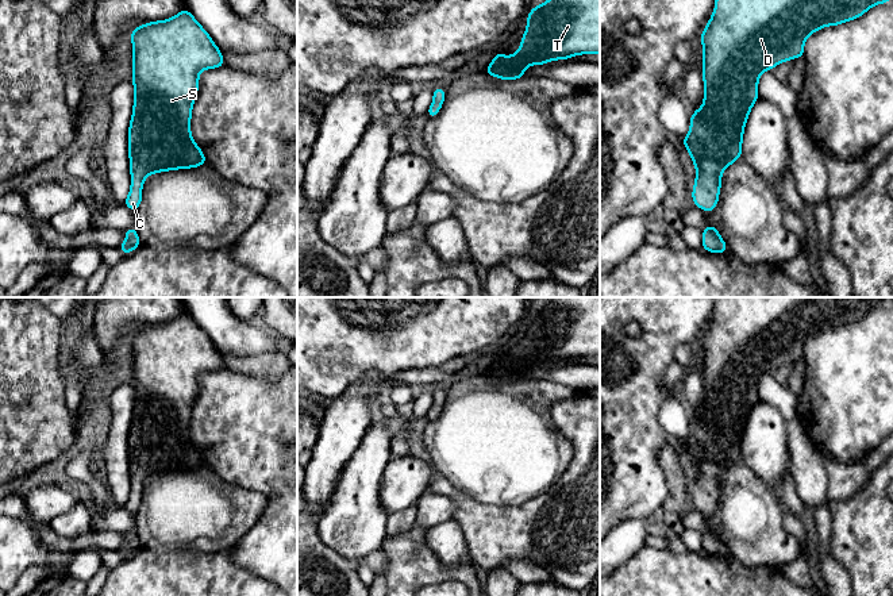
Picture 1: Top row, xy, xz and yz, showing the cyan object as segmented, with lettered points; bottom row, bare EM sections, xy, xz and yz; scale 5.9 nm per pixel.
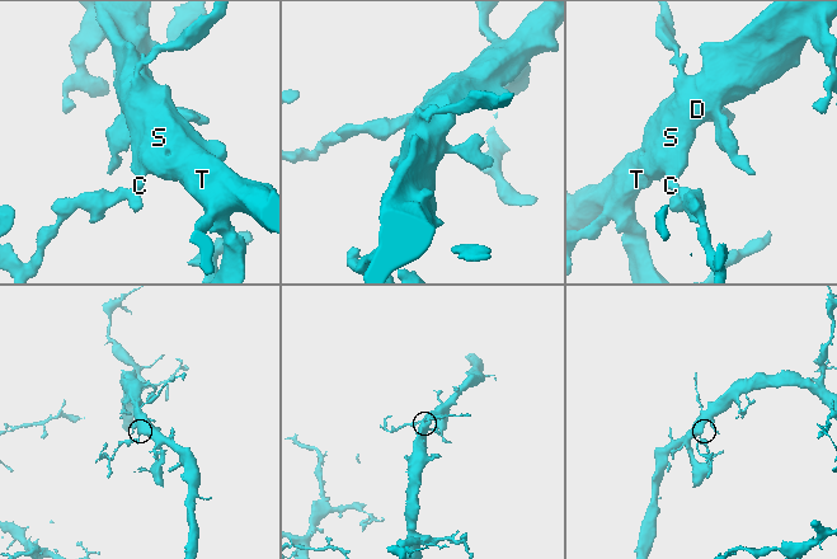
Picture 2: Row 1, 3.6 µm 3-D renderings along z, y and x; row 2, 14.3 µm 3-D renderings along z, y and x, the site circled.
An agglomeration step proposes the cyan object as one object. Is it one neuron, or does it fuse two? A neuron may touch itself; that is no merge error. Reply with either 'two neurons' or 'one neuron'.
one neuron

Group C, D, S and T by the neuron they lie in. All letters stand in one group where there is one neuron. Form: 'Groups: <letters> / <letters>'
Groups: C D S T

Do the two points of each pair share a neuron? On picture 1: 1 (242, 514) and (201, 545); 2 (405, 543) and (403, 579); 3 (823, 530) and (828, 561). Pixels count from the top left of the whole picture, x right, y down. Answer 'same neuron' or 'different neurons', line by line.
1: same neuron
2: same neuron
3: same neuron

